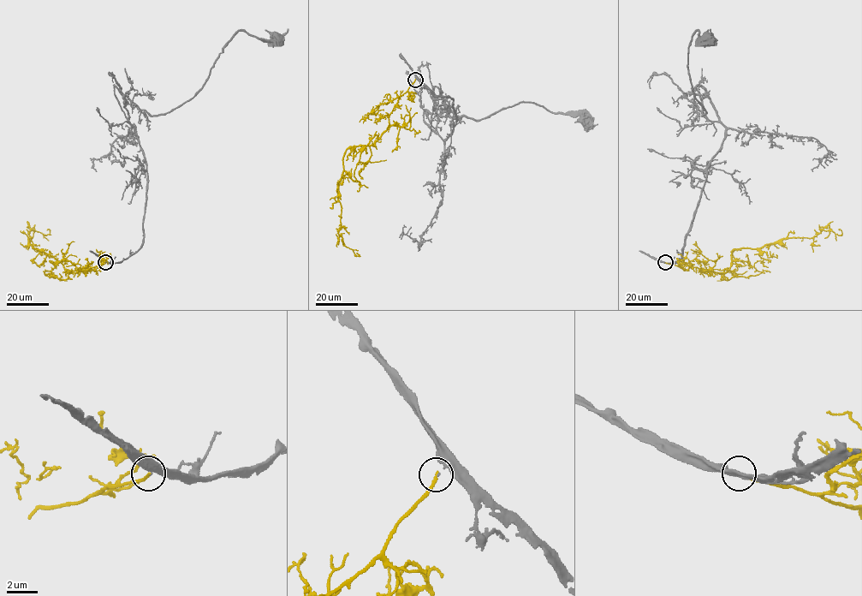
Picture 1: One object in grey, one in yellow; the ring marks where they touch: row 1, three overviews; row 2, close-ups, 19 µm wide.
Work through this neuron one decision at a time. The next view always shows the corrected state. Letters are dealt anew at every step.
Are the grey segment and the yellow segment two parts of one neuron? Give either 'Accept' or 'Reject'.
Accept

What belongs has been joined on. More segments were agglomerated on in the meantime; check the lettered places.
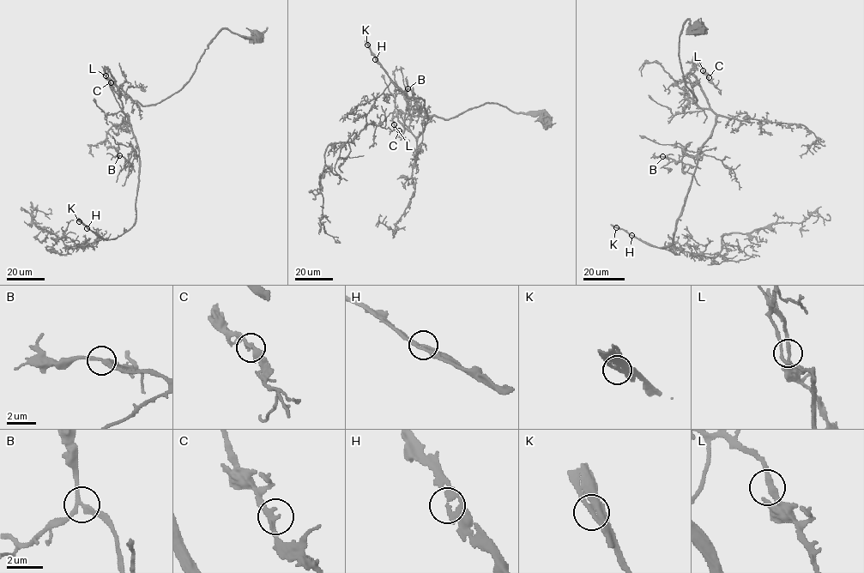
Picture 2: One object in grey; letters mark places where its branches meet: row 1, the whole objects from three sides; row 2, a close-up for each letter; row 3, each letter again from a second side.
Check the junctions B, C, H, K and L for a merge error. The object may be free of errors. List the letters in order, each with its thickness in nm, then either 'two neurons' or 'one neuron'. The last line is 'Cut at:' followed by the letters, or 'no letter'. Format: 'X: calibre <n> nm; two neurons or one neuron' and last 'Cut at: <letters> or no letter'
B: calibre 200 nm; one neuron
C: calibre 280 nm; one neuron
H: calibre 240 nm; one neuron
K: calibre 320 nm; one neuron
L: calibre 240 nm; one neuron
Cut at: no letter

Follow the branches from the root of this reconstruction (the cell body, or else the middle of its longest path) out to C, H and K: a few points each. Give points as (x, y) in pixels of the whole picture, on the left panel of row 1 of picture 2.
C: (255, 34), (244, 37), (222, 29), (191, 77), (158, 103), (141, 105), (104, 70), (111, 82)
H: (255, 34), (222, 29), (191, 77), (155, 104), (109, 80), (139, 152), (135, 223), (110, 239), (87, 228)
K: (255, 34), (222, 29), (191, 77), (155, 104), (109, 80), (139, 152), (135, 223), (105, 239), (79, 221)

